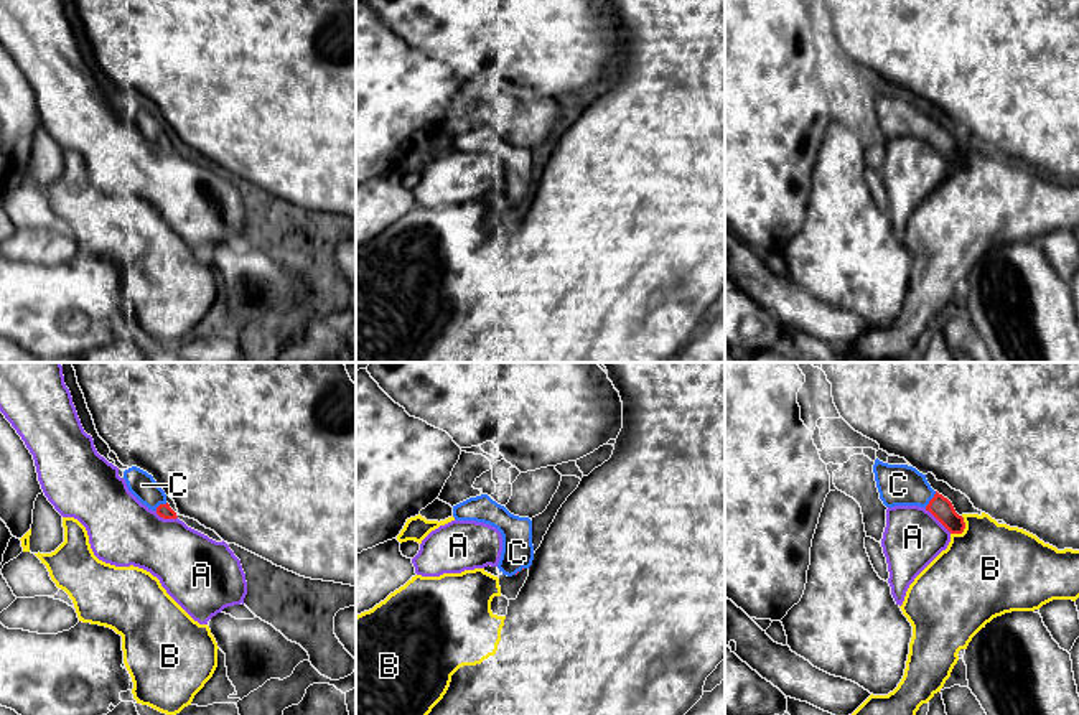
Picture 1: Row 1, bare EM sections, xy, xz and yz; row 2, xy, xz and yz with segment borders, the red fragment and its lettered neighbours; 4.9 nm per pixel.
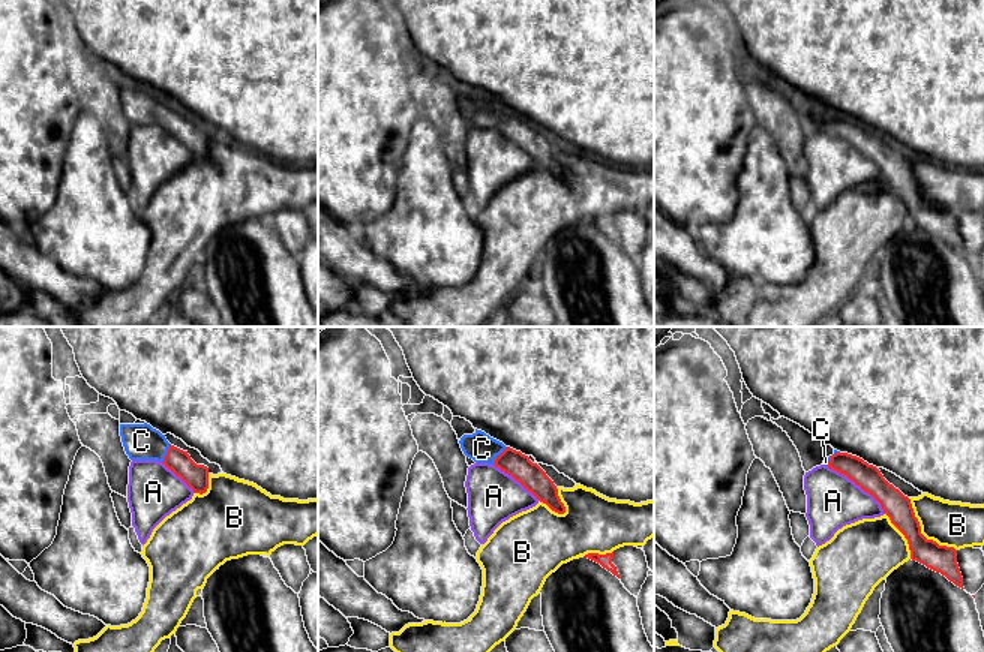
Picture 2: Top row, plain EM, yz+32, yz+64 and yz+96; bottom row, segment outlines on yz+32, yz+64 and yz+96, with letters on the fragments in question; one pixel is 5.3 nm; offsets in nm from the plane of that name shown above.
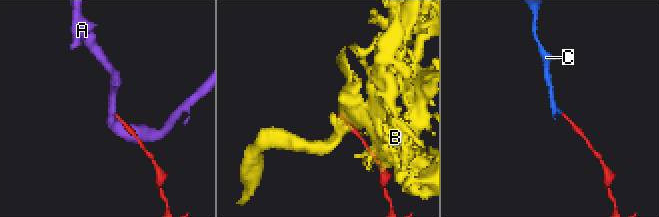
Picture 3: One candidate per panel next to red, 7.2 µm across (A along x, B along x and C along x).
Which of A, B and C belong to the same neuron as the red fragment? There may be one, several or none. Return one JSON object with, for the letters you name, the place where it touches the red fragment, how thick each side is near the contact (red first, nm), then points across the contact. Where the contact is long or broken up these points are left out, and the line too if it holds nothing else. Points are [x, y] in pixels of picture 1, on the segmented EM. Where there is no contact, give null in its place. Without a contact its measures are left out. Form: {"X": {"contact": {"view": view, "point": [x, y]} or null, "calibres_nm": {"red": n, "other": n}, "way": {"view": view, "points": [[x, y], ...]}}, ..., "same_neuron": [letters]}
{"C": {"contact": {"view": "yz", "point": [931, 500]}, "calibres_nm": {"red": 110, "other": 200}, "way": {"view": "yz", "points": [[941, 508], [931, 500], [908, 486], [898, 485]]}}, "same_neuron": ["C"]}

